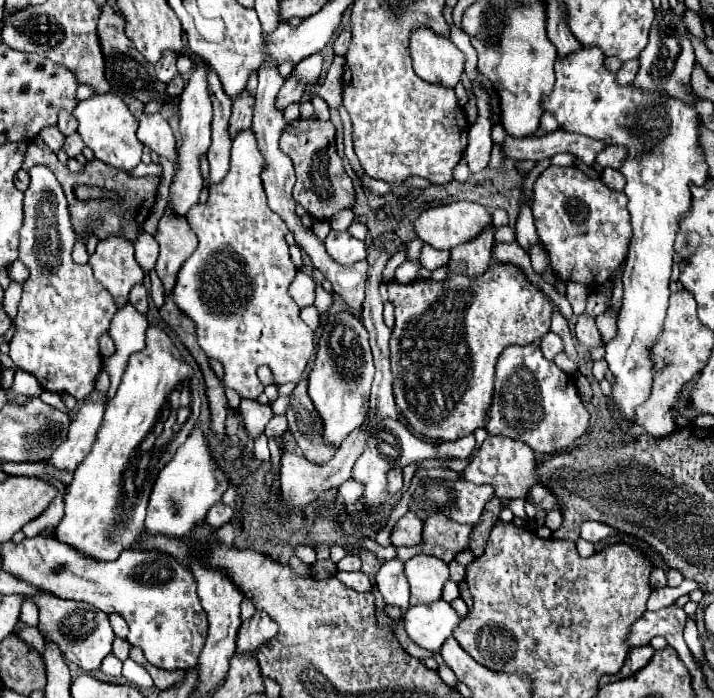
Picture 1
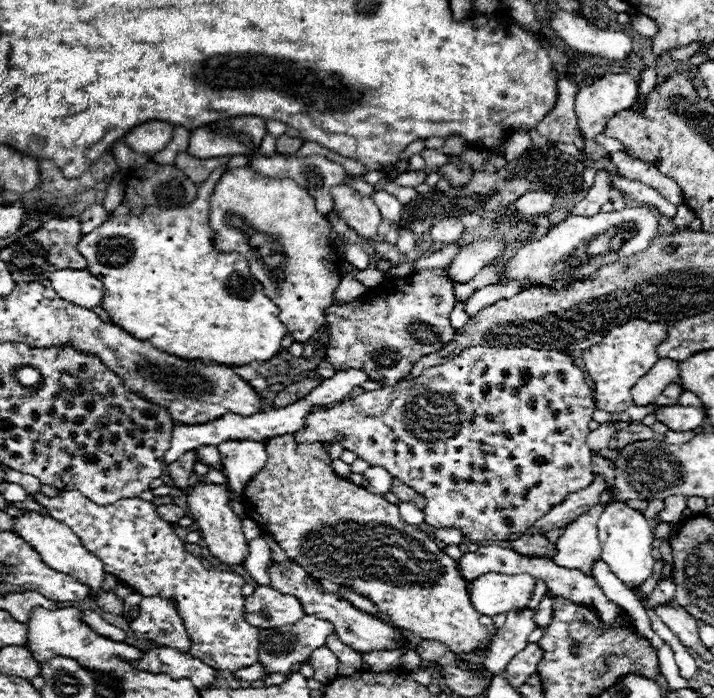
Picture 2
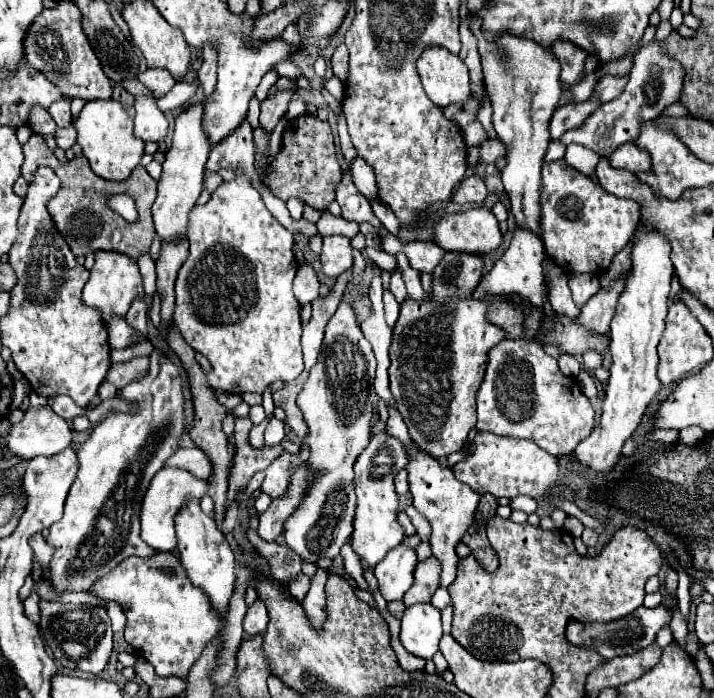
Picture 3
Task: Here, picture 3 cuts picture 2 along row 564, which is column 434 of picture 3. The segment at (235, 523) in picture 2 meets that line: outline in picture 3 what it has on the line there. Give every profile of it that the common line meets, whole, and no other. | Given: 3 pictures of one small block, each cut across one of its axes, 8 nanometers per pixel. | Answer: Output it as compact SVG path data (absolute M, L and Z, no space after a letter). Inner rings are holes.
M472 208L444 216L436 228L436 244L446 252L466 252L486 256L500 248L504 234L490 208Z

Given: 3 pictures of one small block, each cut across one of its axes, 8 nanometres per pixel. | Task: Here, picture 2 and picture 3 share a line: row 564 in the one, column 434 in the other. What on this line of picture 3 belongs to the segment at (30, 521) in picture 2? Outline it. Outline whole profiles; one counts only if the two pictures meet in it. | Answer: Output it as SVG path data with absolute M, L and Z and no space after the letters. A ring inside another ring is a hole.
M426 48L416 66L424 90L434 104L442 104L442 108L458 104L464 108L472 90L468 68L458 54L450 54L446 48Z

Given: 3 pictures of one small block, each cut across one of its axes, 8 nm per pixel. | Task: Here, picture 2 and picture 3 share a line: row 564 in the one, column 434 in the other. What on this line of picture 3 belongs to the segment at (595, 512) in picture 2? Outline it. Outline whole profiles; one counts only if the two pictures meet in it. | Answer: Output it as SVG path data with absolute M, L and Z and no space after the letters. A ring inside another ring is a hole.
M428 558L426 562L420 562L416 566L416 572L414 572L414 584L406 592L402 602L406 606L412 606L416 602L430 602L432 594L440 586L438 578L440 578L440 564L438 564L438 560Z

